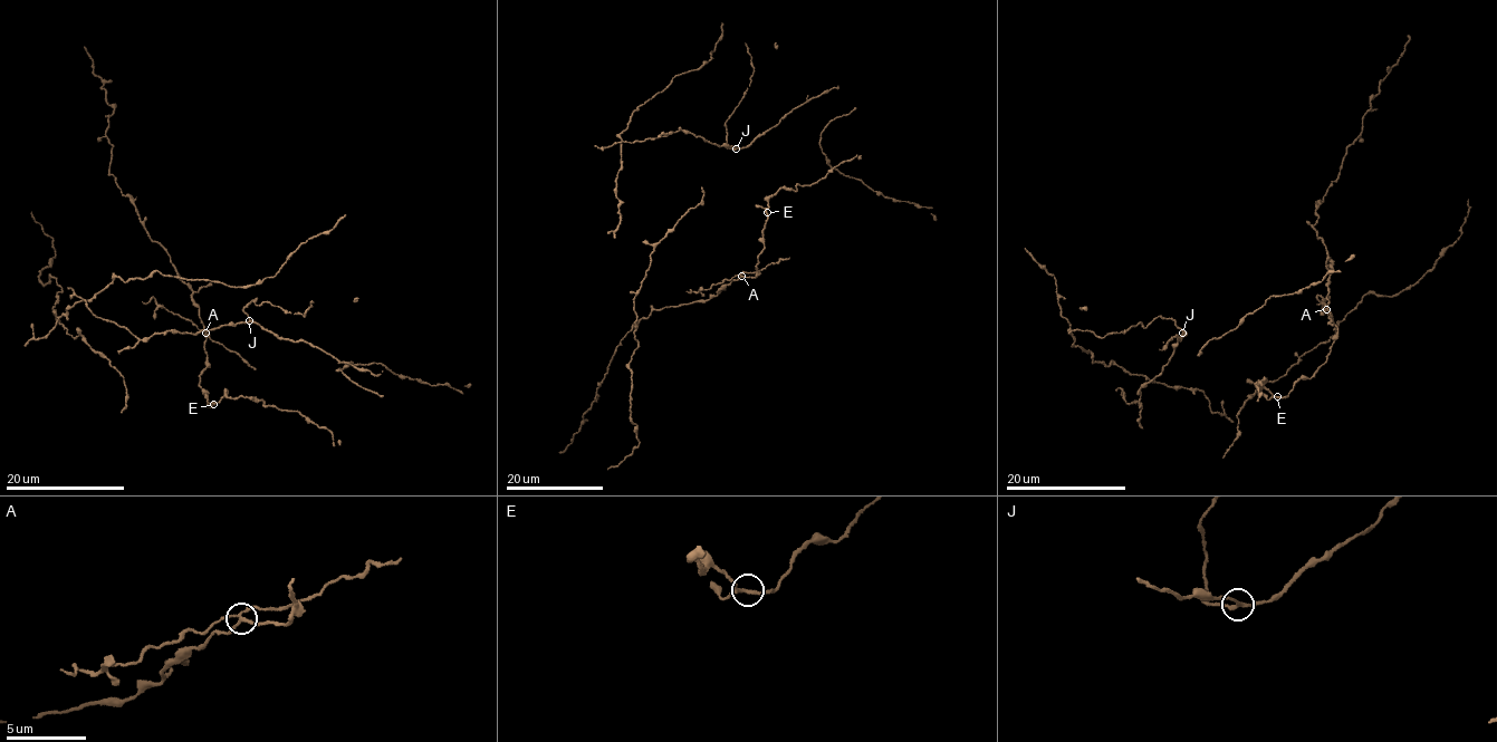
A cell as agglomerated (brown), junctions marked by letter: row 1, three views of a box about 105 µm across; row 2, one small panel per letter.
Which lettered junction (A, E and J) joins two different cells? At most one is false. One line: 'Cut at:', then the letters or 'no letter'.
Cut at: A

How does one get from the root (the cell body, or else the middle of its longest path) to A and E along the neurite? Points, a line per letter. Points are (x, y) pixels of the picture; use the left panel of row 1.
A: (251, 397), (224, 395), (208, 405), (207, 394), (199, 384), (208, 359), (204, 333)
E: (251, 397), (224, 395), (213, 404)

